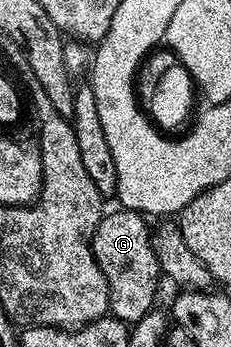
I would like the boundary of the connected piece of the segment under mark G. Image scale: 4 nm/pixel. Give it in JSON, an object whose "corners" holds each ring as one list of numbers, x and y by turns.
{"corners":[[115,208,112,214,111,211,104,213,103,219,100,220,93,232,93,240,91,241,93,256,97,260,101,272,105,272,105,280,109,284,110,313,128,324,134,324,141,320,152,310,157,302,155,301,155,293,159,290,159,282,161,283,161,271,155,255,153,230,150,225,147,227,147,222,148,219,135,210]]}

